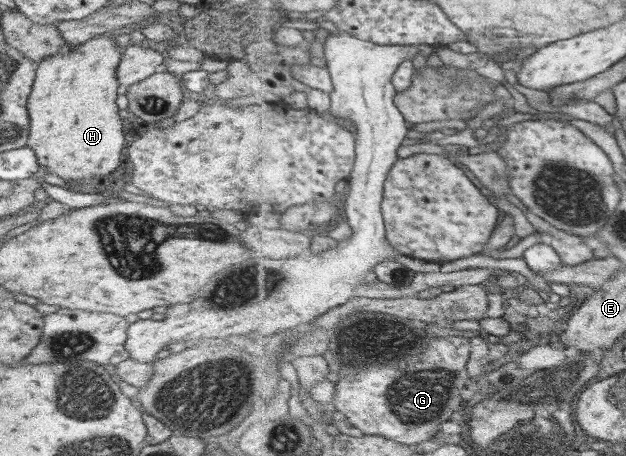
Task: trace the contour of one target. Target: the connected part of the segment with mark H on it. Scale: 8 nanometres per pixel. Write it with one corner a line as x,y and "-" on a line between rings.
94,35
83,43
72,46
70,51
56,53
42,59
35,65
35,75
28,95
26,110
29,118
26,146
34,151
38,167
45,167
46,173
53,173
65,182
78,182
89,177
103,177
119,165
125,149
121,132
121,118
115,104
117,97
116,65
121,53
114,40
107,36

